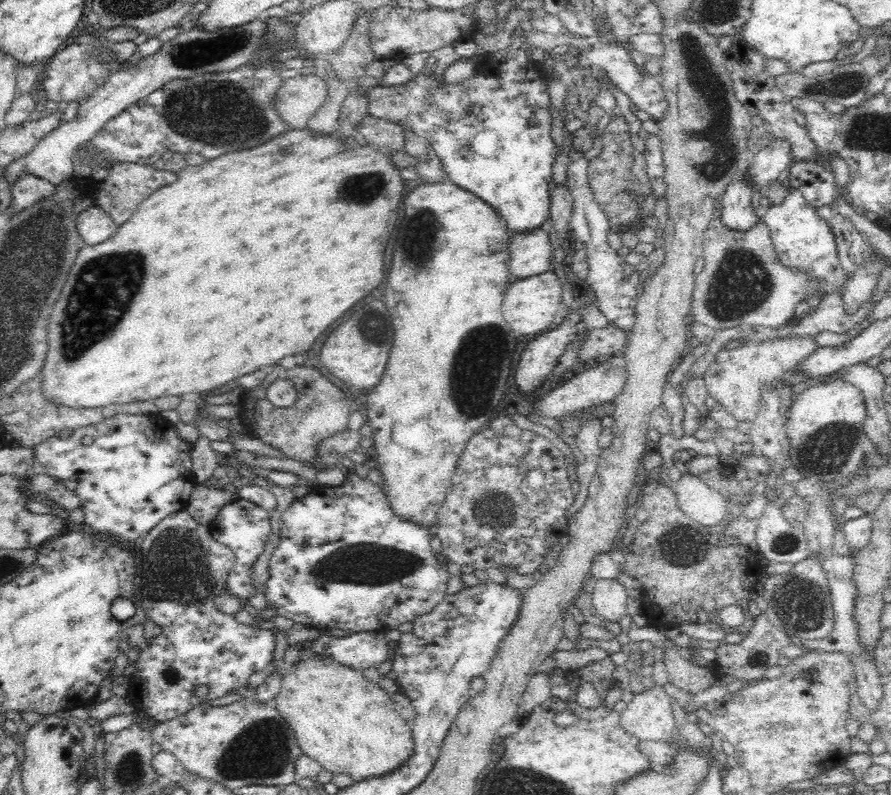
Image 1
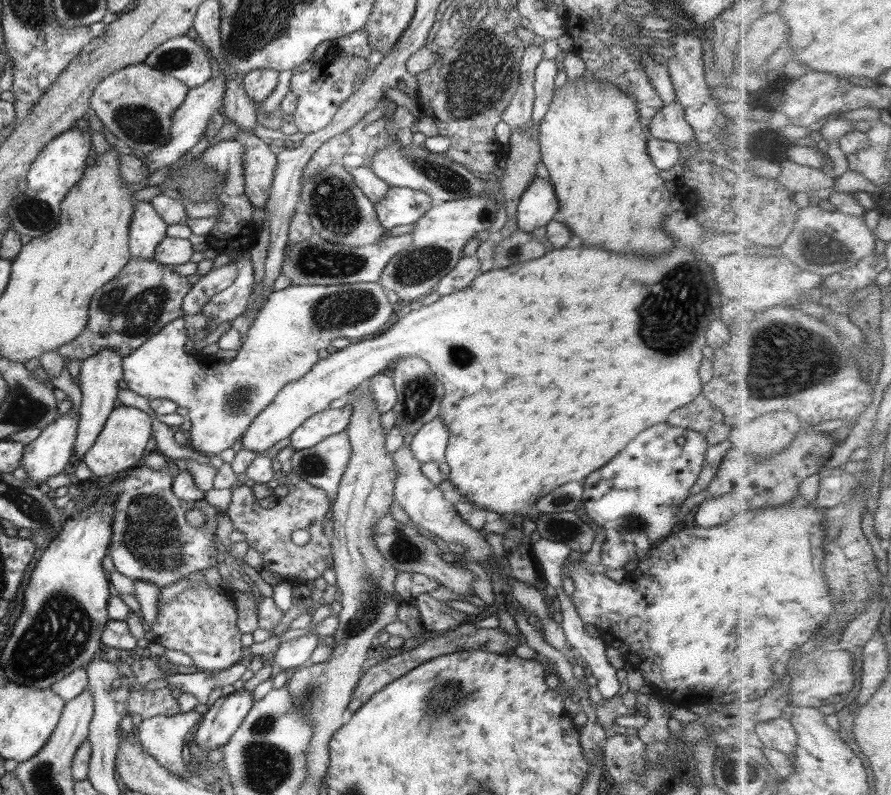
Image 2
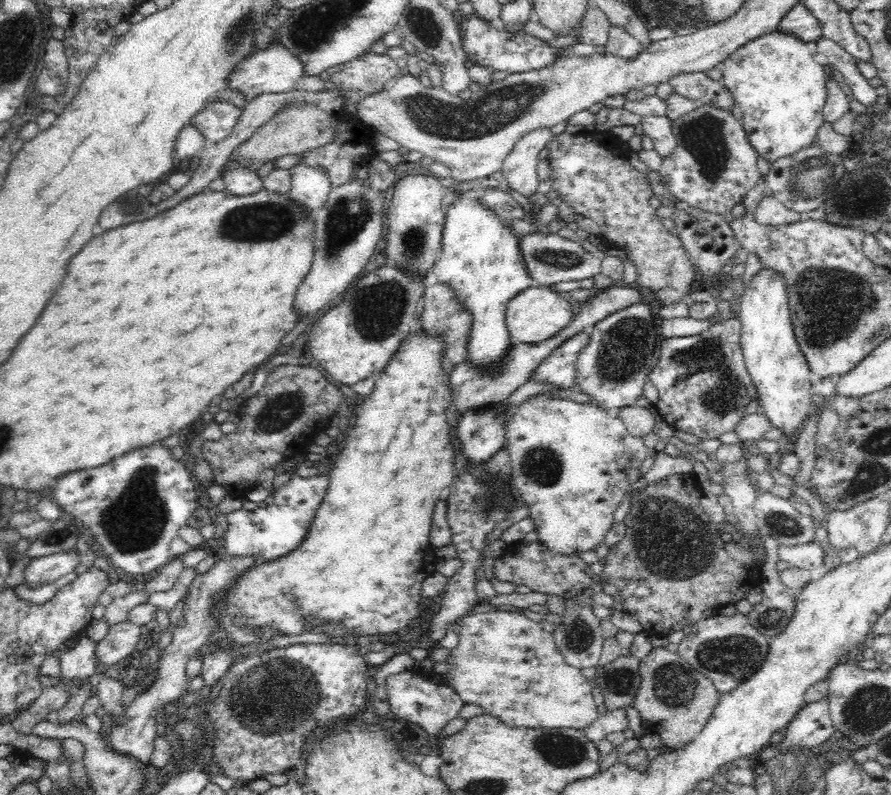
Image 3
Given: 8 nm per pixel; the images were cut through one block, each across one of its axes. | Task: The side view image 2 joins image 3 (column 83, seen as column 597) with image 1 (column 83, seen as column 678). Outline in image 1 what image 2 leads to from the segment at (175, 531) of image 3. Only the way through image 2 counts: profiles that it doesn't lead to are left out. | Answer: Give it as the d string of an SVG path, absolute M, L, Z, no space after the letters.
M160 413L116 414L99 424L58 434L36 445L35 466L24 477L44 473L62 481L80 498L80 508L85 515L84 524L88 524L94 532L99 532L105 538L114 535L120 542L134 542L140 536L145 536L169 514L186 509L193 489L198 485L192 471L192 447L194 443L180 439L175 425Z

